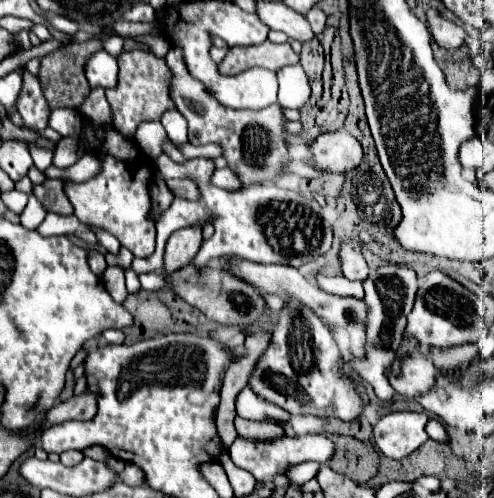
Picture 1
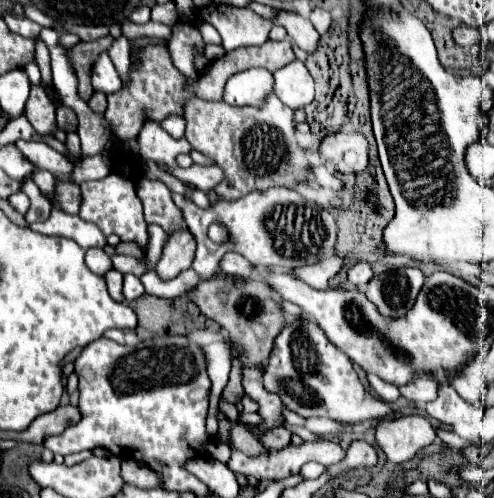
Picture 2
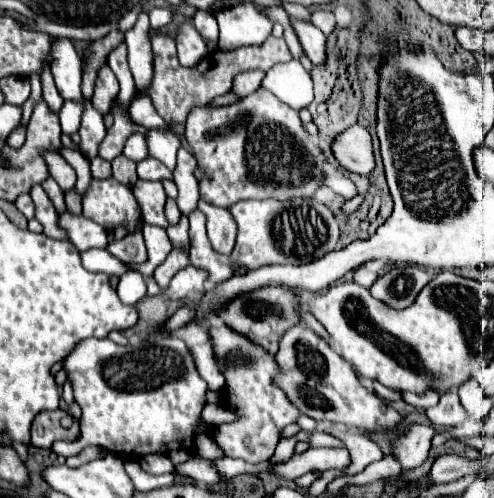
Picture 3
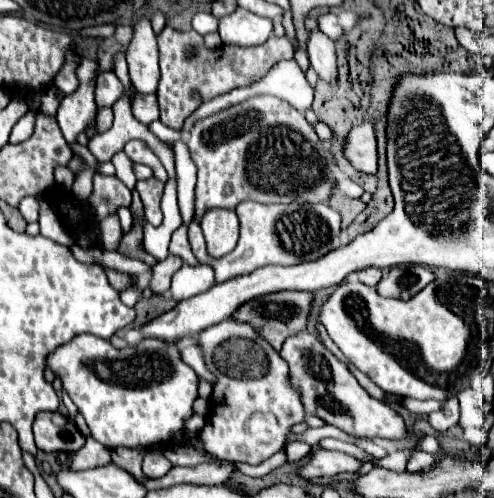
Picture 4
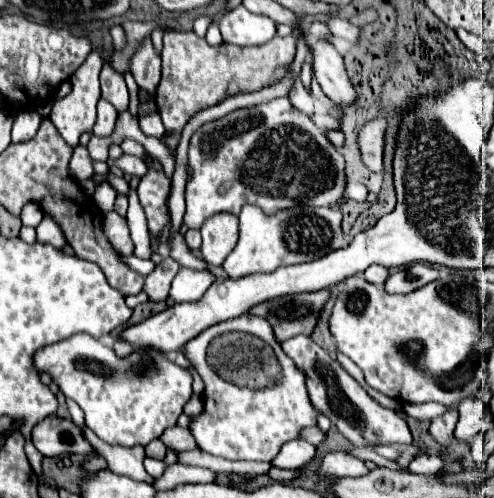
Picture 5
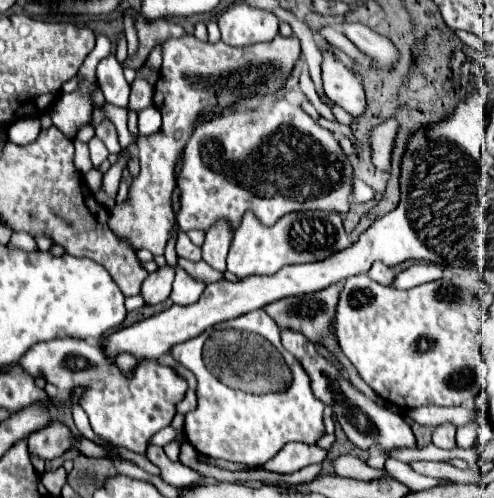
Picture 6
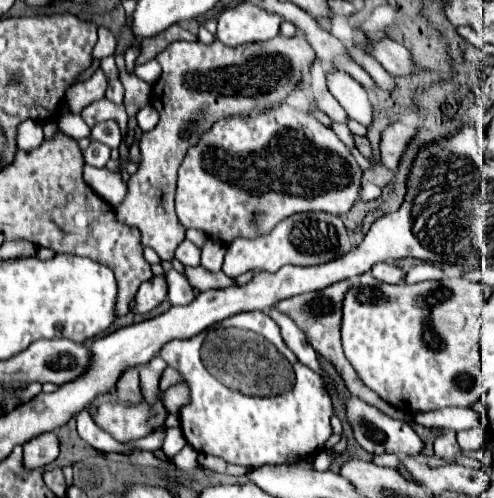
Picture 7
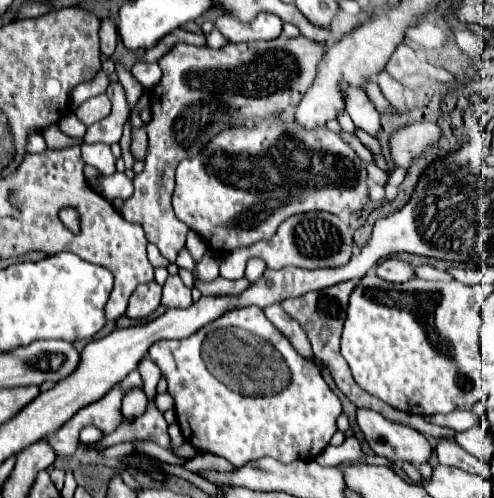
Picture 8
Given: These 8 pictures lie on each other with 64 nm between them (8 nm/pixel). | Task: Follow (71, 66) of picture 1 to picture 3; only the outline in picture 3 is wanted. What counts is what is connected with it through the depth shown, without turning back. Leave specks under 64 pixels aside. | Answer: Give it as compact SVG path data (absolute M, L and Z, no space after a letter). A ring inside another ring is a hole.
M118 26L112 28L112 32L96 42L92 42L92 46L88 48L88 56L86 56L86 72L82 74L82 94L90 100L92 96L92 88L98 76L98 70L108 62L108 54L120 46L124 42L124 32L118 30Z

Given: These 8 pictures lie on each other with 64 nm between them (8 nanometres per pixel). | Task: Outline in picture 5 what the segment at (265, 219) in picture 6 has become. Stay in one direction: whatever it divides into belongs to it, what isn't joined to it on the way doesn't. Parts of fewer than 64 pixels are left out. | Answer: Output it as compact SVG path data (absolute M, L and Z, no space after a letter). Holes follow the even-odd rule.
M276 98L268 104L234 110L220 120L206 122L192 134L188 152L192 176L186 182L186 228L198 230L208 218L220 212L238 216L246 204L254 204L266 216L274 216L276 212L294 206L334 206L344 200L344 156L304 112L290 104L288 98Z

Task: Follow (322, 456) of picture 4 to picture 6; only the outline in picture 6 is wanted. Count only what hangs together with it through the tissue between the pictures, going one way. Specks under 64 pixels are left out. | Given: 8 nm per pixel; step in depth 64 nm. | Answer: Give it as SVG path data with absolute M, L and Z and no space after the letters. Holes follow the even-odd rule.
M340 456L340 458L334 462L334 468L336 468L336 474L338 474L338 476L346 476L346 478L354 478L354 480L362 480L362 482L384 480L384 478L390 476L390 472L370 468L364 460L354 458L354 456Z

